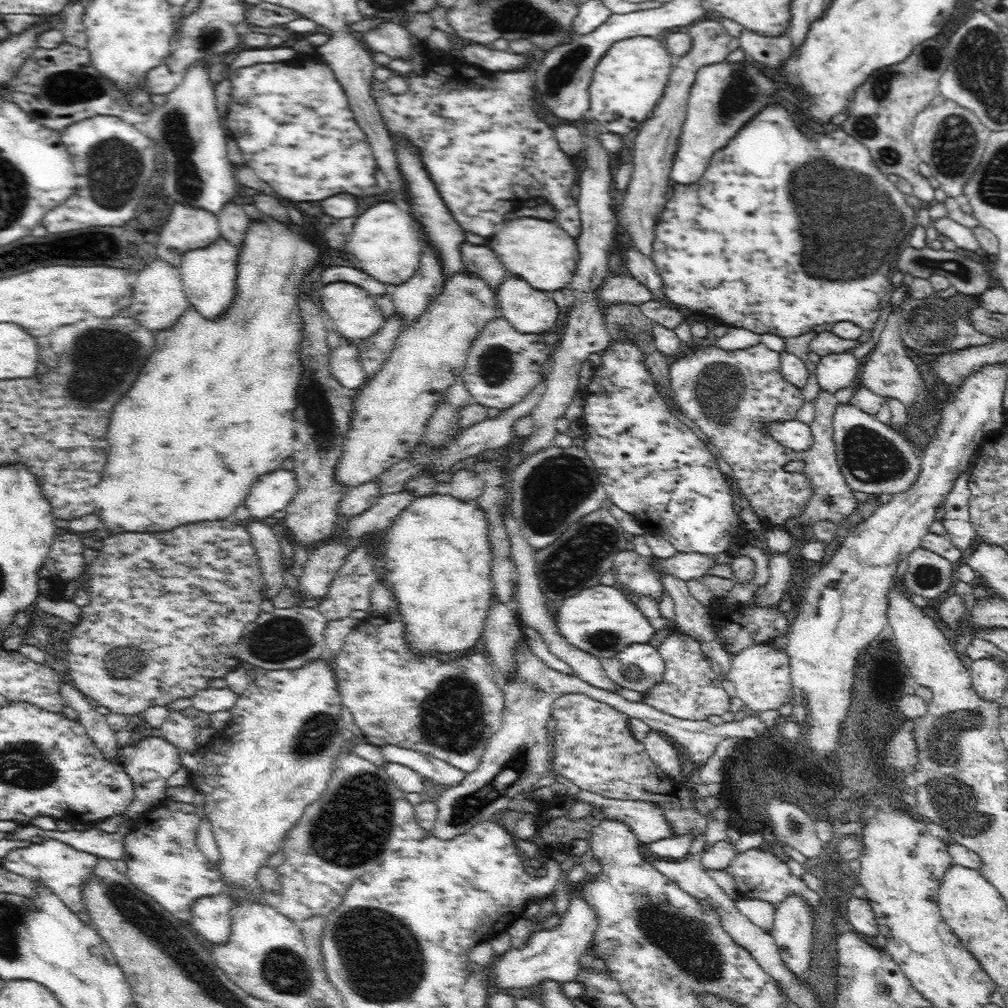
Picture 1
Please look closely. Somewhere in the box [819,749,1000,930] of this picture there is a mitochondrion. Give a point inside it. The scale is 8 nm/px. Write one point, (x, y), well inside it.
(962, 809)

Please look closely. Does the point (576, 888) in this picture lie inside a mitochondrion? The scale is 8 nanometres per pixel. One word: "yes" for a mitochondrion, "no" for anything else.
no

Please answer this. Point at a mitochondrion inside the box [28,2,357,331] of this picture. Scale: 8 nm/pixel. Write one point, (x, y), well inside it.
(118, 166)

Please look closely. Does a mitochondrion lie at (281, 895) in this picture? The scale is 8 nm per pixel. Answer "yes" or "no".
no

